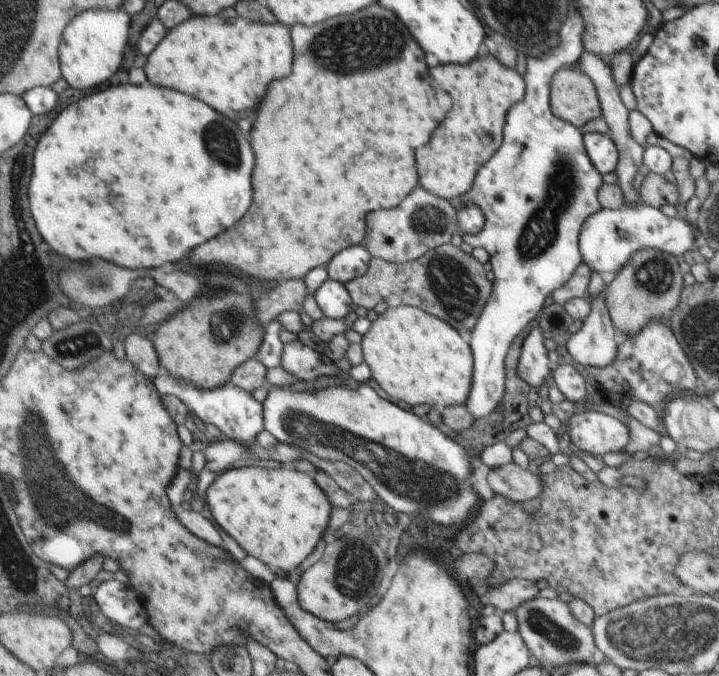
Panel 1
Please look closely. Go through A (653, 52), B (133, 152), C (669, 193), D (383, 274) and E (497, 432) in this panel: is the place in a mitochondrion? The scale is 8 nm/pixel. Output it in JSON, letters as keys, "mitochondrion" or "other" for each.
{"A":"other","B":"other","C":"other","D":"other","E":"other"}

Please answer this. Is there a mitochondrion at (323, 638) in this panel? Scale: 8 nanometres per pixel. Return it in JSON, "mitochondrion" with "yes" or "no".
{"mitochondrion":"no"}

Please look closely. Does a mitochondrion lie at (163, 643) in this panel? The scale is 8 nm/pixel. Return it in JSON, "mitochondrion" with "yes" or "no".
{"mitochondrion":"no"}

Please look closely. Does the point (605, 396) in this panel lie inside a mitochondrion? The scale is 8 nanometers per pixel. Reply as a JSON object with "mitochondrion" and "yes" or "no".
{"mitochondrion":"no"}

